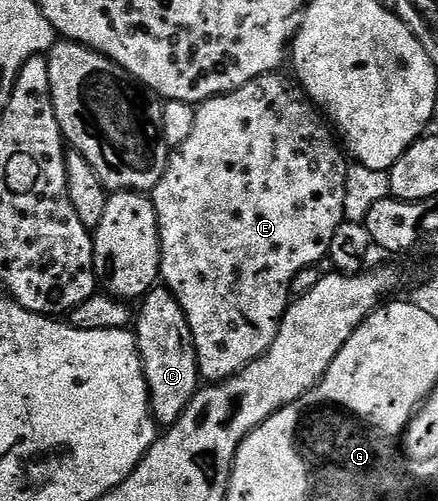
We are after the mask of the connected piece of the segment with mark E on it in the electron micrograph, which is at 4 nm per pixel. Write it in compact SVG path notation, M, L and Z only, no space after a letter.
M271 74L252 78L252 82L240 86L236 90L226 92L223 96L213 96L211 100L197 105L194 110L196 122L192 125L192 134L188 134L186 141L180 142L180 146L171 151L168 166L164 170L160 182L152 190L154 209L158 215L158 242L162 246L160 280L180 302L180 306L188 318L188 326L192 330L192 342L196 346L198 374L206 382L217 382L227 380L230 376L237 376L248 365L256 362L264 353L269 352L272 342L276 342L278 337L284 314L292 303L290 288L292 290L295 287L297 275L305 268L321 265L321 260L323 262L327 259L336 228L345 221L344 196L347 157L344 155L335 133L328 127L323 113L315 107L310 97L289 75L287 75L288 77L282 75Z

